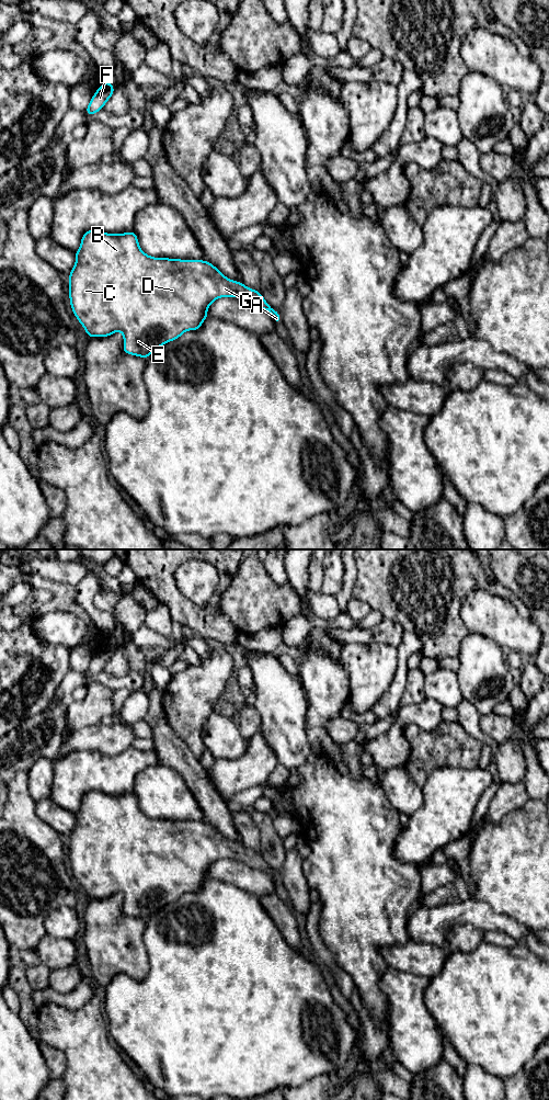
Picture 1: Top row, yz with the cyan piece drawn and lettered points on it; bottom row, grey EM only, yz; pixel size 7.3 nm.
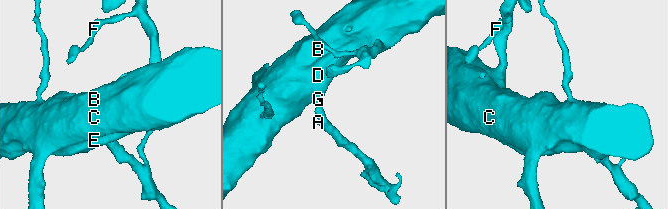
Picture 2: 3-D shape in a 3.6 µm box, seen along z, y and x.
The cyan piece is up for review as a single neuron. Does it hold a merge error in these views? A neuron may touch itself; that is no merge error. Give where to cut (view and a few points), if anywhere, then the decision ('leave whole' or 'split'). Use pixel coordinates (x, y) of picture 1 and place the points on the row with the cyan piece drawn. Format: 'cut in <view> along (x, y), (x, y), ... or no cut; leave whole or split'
no cut; leave whole

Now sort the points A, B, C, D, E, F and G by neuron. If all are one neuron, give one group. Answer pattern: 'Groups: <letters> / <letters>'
Groups: A B C D E F G

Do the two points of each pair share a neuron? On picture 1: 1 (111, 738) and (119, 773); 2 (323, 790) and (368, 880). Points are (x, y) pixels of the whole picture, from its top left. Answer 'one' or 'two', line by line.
1: two
2: one

